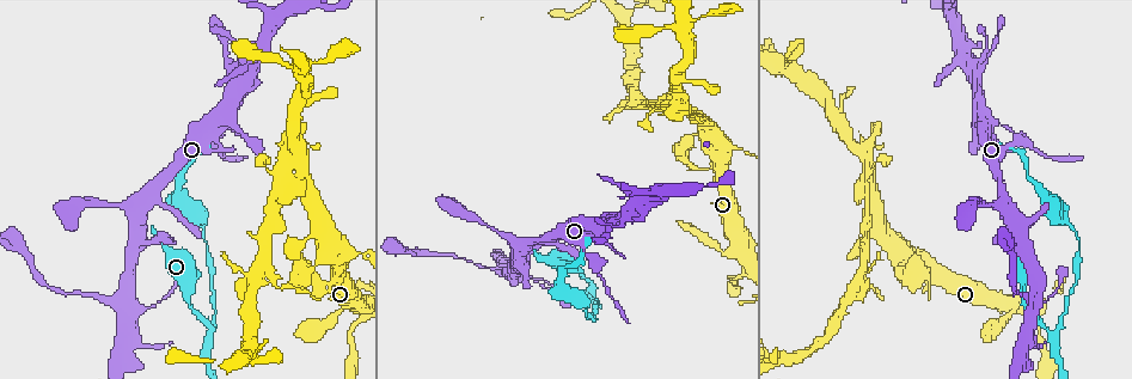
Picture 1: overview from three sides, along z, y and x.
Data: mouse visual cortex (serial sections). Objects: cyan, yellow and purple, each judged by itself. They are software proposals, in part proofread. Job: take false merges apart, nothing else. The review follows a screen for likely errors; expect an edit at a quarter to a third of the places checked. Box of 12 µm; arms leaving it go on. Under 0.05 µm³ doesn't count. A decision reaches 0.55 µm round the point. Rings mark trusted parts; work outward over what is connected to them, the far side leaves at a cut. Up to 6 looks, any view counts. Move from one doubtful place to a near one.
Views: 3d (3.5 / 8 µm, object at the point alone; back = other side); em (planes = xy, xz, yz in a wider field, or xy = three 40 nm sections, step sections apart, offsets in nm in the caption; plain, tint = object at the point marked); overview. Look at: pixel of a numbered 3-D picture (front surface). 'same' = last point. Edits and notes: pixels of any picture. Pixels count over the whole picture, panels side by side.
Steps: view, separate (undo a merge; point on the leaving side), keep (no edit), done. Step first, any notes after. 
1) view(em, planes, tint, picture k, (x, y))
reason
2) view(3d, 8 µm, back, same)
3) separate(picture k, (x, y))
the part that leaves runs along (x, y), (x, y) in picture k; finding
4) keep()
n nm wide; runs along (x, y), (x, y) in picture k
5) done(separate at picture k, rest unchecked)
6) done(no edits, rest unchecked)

view(3d, 8 µm, picture 1, (306, 190))
two arms in line, one across

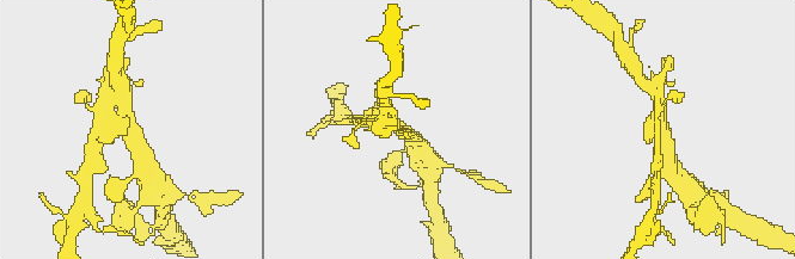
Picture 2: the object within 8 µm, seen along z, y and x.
view(3d, 3.5 µm, picture 2, (666, 132))

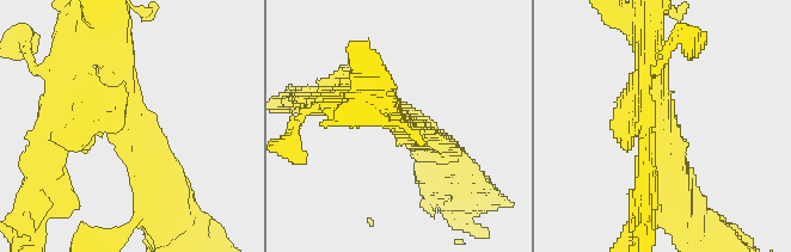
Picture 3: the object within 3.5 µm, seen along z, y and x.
view(em, xy, step 3, tint, picture 3, (663, 119))
3 arms; arms of 300, 300, 350 nm; now the EM

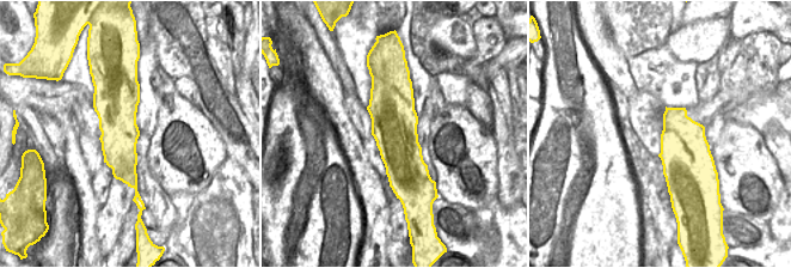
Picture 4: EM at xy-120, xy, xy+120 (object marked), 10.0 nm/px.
keep()
runs along (151, 191), (115, 44) in picture 3; one cell here

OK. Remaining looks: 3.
view(3d, 3.5 µm, picture 1, (1052, 334))
a fork

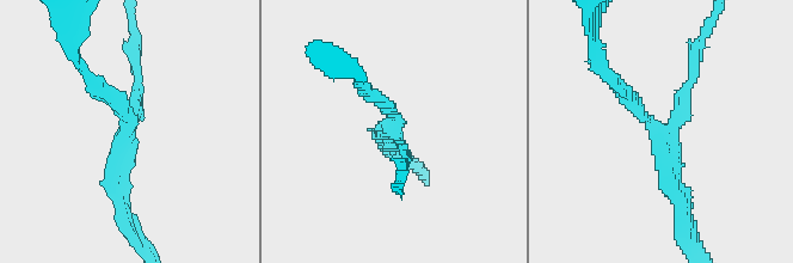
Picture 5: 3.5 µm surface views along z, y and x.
view(em, planes, tint, picture 5, (127, 128))
3 arms; arms of 100, 200, 200 nm; shape alone is not enough

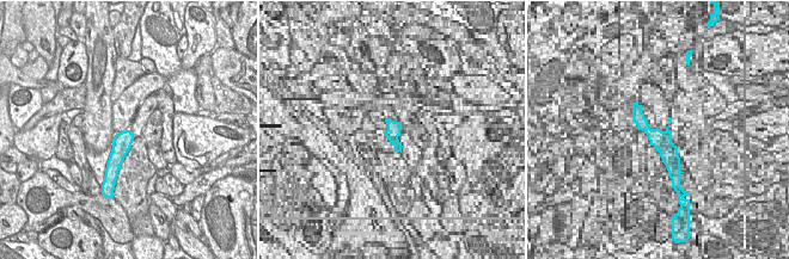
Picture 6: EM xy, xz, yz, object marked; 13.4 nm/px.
separate(picture 5, (137, 84))
the part that leaves runs along (134, 110), (137, 69), (130, 30) in picture 5; a second cell is stuck on

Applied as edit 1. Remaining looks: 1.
done(separate at picture 5, rest unchecked)

